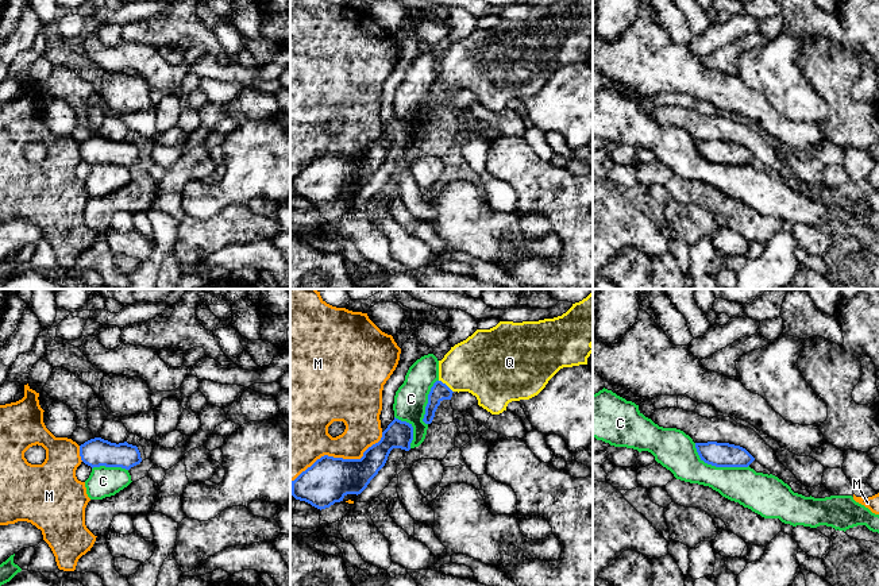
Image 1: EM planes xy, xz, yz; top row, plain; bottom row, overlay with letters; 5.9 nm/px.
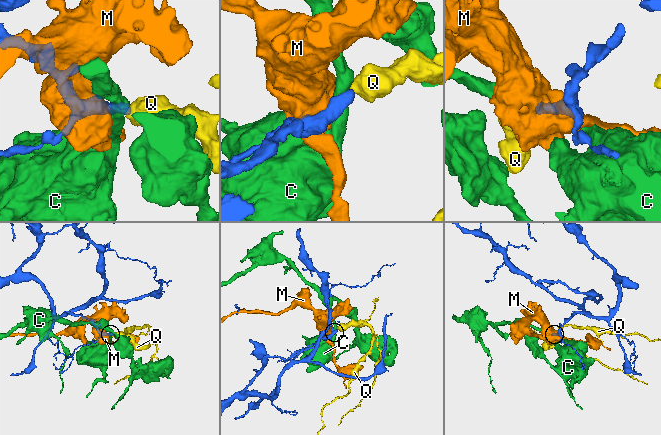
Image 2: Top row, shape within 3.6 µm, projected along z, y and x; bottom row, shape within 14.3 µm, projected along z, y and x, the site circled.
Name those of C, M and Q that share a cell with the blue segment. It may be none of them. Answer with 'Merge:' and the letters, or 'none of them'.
Merge: Q

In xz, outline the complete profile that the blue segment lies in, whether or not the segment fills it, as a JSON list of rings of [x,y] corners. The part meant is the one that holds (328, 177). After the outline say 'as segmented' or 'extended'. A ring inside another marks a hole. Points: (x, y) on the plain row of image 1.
[[[394,117],[382,130],[378,140],[369,144],[361,157],[324,153],[292,178],[292,193],[317,207],[343,198],[347,192],[361,192],[385,163],[393,146],[410,147],[413,124]]]; as segmented

